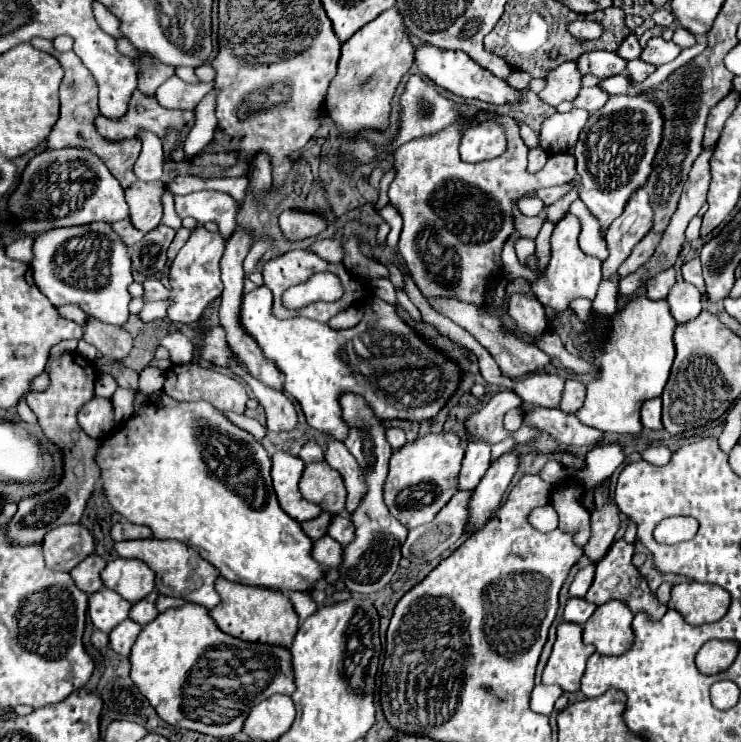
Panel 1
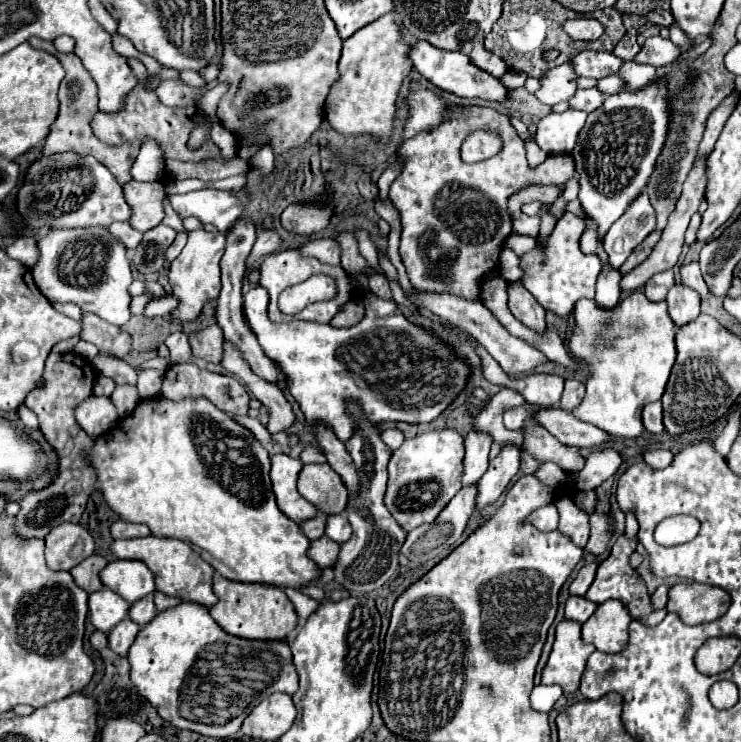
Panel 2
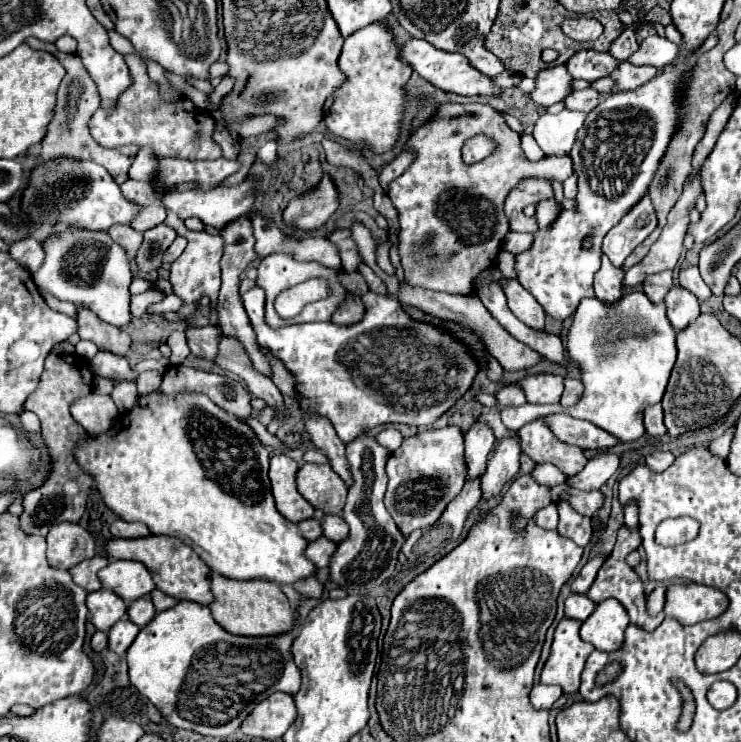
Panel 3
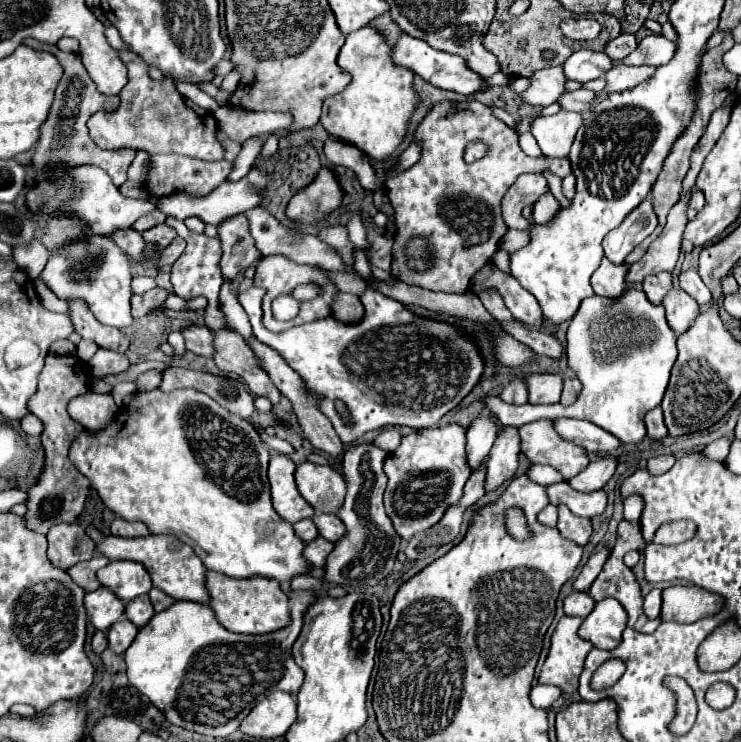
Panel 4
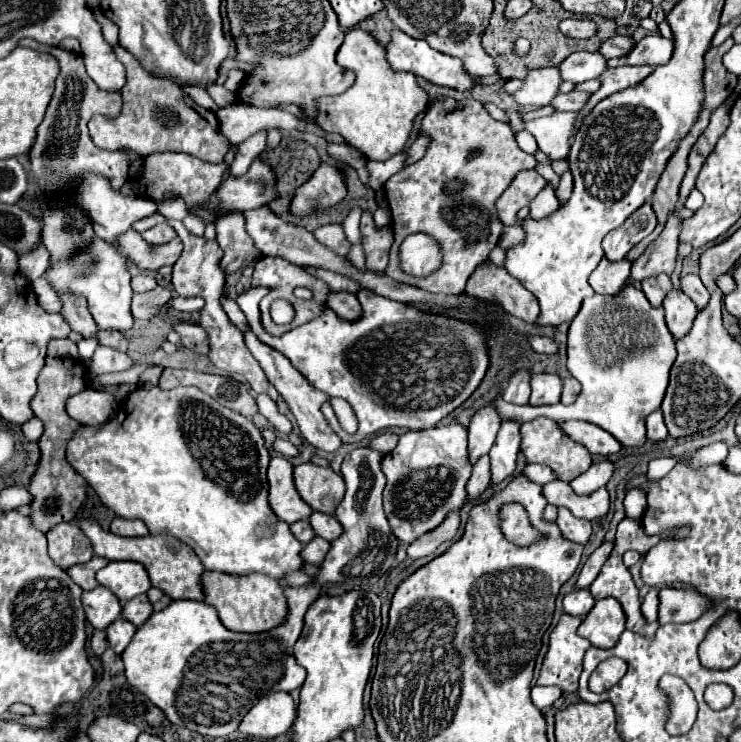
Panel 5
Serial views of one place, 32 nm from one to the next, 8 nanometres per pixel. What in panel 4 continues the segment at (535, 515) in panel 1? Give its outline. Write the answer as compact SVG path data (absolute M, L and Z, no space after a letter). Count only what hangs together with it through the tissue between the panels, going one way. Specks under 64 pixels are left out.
M548 504L548 506L538 514L538 522L544 524L544 526L556 526L556 520L558 520L558 514L556 514L556 506L554 506L554 504Z

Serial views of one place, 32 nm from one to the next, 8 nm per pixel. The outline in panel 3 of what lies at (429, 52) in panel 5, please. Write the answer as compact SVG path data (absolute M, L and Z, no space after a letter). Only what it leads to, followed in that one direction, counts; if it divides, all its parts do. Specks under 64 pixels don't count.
M408 40L404 44L404 52L402 52L404 60L408 60L408 64L412 64L412 68L426 78L430 84L434 84L440 90L446 92L454 92L460 96L500 96L500 86L496 86L496 82L478 72L474 66L470 66L468 58L458 54L458 52L444 52L444 50L436 50L432 44L428 44L426 40Z

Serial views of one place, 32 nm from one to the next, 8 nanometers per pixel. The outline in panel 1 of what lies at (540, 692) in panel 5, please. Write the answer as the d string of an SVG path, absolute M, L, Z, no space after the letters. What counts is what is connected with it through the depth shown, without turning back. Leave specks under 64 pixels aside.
M538 684L538 686L534 686L532 696L530 696L530 708L532 708L532 712L536 712L536 714L550 716L552 710L554 710L554 702L556 702L560 696L562 696L562 688Z

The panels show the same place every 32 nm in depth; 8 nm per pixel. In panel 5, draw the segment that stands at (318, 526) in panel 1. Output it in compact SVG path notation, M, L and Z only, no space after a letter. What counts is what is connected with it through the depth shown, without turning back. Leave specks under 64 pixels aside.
M300 520L300 522L292 524L290 528L292 528L292 534L294 534L302 544L308 544L308 542L316 536L316 532L314 532L314 528L312 528L312 524L310 524L308 520Z

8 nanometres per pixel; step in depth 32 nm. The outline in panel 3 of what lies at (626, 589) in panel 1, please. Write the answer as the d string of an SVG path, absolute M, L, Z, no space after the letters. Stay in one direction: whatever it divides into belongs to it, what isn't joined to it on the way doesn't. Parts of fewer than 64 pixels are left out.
M623 525L617 532L617 541L614 544L614 550L612 550L612 554L604 560L604 564L602 564L602 568L598 570L598 576L596 576L596 580L594 580L594 584L590 586L590 590L588 590L588 598L592 600L592 602L604 602L604 600L608 600L608 598L616 598L616 600L620 600L622 602L622 606L628 610L628 614L630 614L630 622L632 624L640 624L640 626L644 626L644 630L654 630L662 620L664 620L664 612L660 612L658 616L648 616L648 612L646 612L646 594L644 594L644 584L642 584L642 580L638 578L638 574L626 564L626 556L632 552L632 550L636 550L640 546L640 534L638 534L638 530L634 530L634 532L630 532L626 525Z

